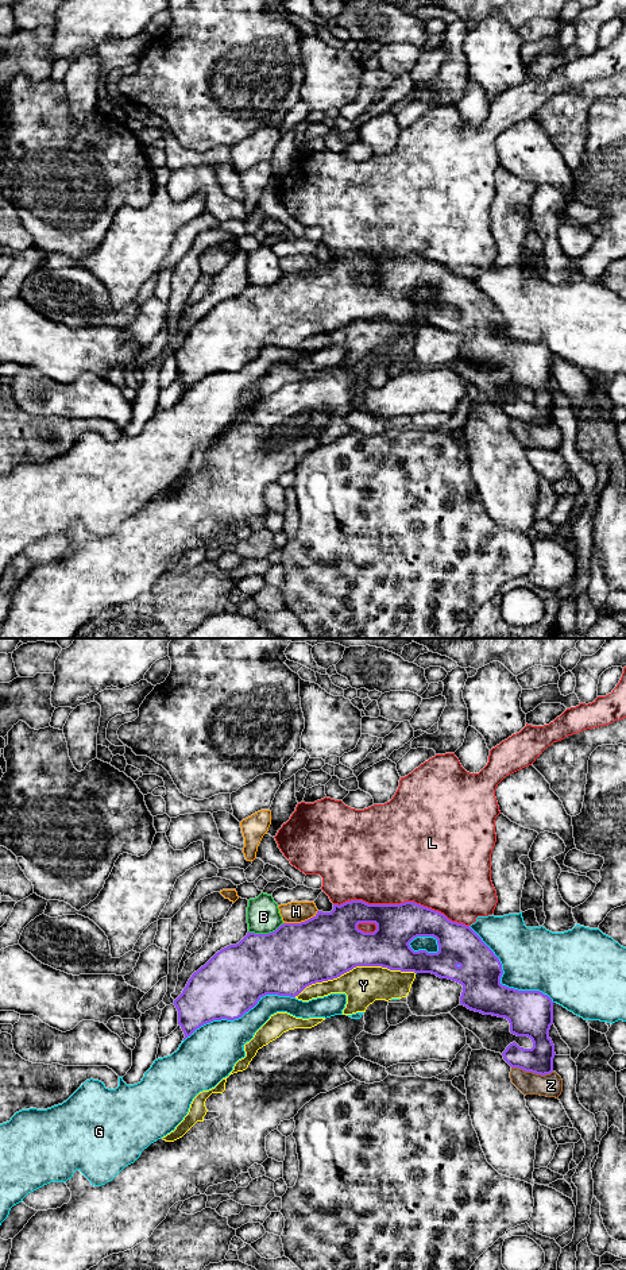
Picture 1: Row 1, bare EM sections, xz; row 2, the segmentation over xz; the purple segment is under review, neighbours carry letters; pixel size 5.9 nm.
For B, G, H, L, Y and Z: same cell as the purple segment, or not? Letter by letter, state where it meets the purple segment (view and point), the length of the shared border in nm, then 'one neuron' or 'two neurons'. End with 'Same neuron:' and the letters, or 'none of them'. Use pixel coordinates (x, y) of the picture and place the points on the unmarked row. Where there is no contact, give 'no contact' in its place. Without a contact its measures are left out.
B: xz (266, 286) | 220 nm | two neurons
G: xz (239, 369) | 700 nm | two neurons
H: xz (301, 274) | 220 nm | two neurons
L: xz (401, 255) | 800 nm | two neurons
Y: xz (354, 319) | 750 nm | two neurons
Z: xz (532, 424) | 260 nm | two neurons
Same neuron: none of them

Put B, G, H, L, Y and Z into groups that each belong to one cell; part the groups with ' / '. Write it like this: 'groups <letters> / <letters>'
groups B / G / H / L / Y / Z

